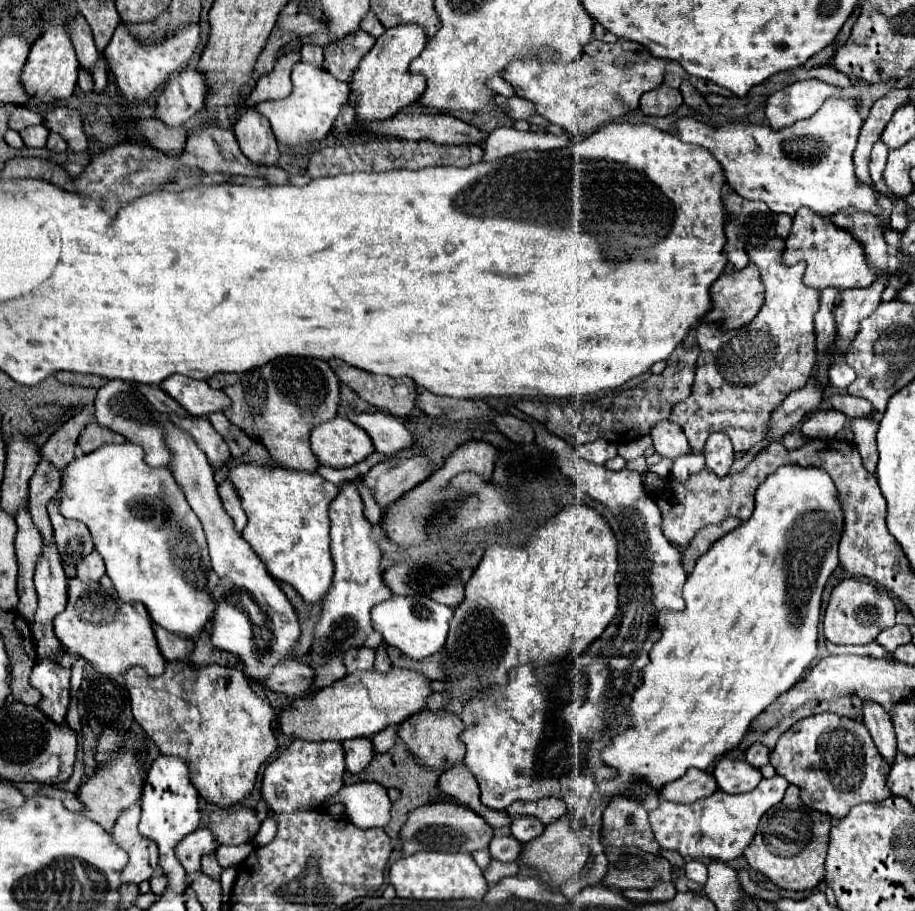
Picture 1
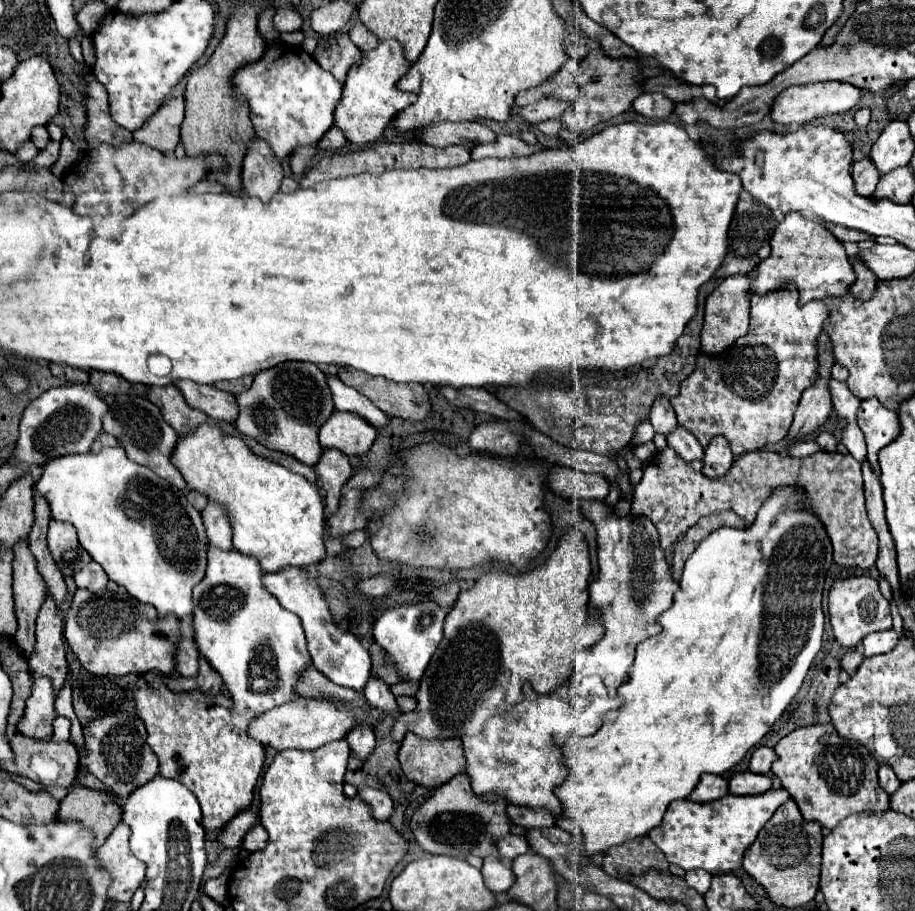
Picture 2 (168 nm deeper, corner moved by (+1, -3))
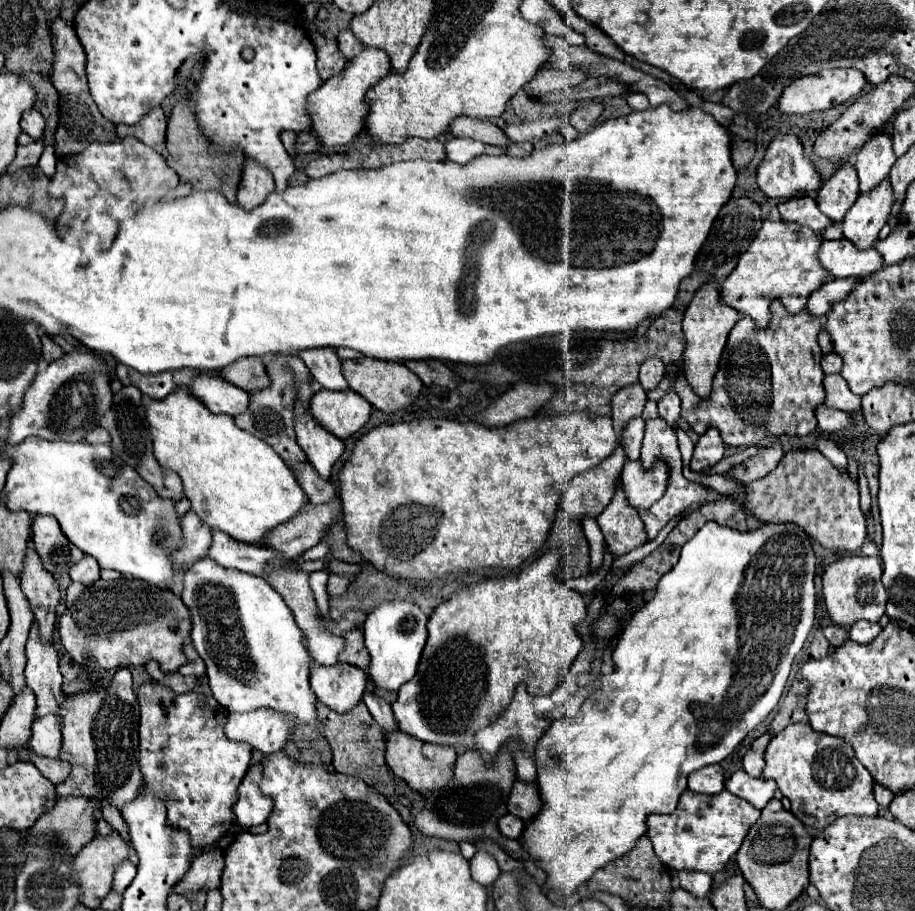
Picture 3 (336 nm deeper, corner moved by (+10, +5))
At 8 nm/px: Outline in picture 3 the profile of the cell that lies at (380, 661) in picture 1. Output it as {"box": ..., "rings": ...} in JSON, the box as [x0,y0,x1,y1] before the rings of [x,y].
{"box":[364,692,396,734],"rings":[[[366,692],[364,694],[364,704],[368,706],[370,714],[374,716],[374,720],[384,728],[384,734],[390,734],[392,730],[396,730],[396,720],[392,716],[392,708],[386,700],[382,700],[380,696]]]}

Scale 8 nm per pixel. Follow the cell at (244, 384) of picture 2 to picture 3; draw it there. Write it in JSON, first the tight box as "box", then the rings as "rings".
{"box":[218,358,270,392],"rings":[[[256,358],[256,360],[236,360],[236,364],[222,368],[218,374],[220,374],[220,378],[228,380],[230,384],[234,384],[234,386],[246,390],[246,392],[262,390],[270,384],[260,358]]]}

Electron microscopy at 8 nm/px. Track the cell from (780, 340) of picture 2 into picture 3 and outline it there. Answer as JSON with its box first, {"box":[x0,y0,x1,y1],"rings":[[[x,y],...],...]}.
{"box":[660,300,826,446],"rings":[[[778,300],[772,302],[770,306],[772,318],[766,328],[756,328],[754,320],[750,316],[742,316],[738,324],[732,328],[728,342],[724,346],[722,358],[718,372],[712,380],[712,392],[708,398],[700,398],[692,386],[688,384],[684,376],[684,366],[678,364],[674,376],[664,376],[660,382],[660,394],[666,396],[668,390],[674,390],[680,400],[682,400],[682,420],[692,428],[694,434],[702,436],[706,428],[714,426],[720,430],[722,440],[728,446],[754,446],[766,442],[770,436],[782,436],[782,434],[810,434],[816,430],[816,418],[814,418],[814,408],[824,404],[824,386],[822,378],[824,372],[820,368],[822,352],[816,342],[816,336],[822,328],[822,320],[826,316],[812,316],[808,310],[800,310],[796,314],[790,314]]]}

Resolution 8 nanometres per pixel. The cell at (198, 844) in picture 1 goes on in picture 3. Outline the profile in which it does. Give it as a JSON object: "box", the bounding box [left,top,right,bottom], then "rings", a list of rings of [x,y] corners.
{"box":[232,764,272,828],"rings":[[[260,764],[252,766],[246,772],[242,784],[238,786],[240,798],[232,810],[236,814],[236,824],[240,824],[242,828],[250,828],[250,826],[266,822],[268,812],[272,808],[272,800],[260,794],[260,788],[258,788],[260,776],[262,776],[262,766]]]}

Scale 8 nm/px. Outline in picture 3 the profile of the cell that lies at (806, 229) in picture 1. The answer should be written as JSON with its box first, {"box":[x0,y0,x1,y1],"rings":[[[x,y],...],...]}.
{"box":[720,208,830,328],"rings":[[[772,208],[758,236],[752,240],[744,256],[740,256],[738,266],[722,282],[720,286],[722,302],[738,310],[740,314],[750,316],[758,328],[768,324],[770,300],[774,298],[780,298],[780,302],[792,314],[804,310],[810,294],[822,288],[824,282],[828,282],[830,278],[828,270],[824,270],[824,266],[818,260],[820,244],[822,244],[820,234],[796,222],[782,220],[778,210]]]}

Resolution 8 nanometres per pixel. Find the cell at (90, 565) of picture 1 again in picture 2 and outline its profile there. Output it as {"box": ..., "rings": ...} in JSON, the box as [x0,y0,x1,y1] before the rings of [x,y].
{"box":[73,562,109,592],"rings":[[[89,562],[81,572],[77,572],[77,576],[73,576],[77,582],[77,588],[85,588],[89,592],[101,592],[105,590],[109,578],[103,572],[103,568],[97,562]]]}

